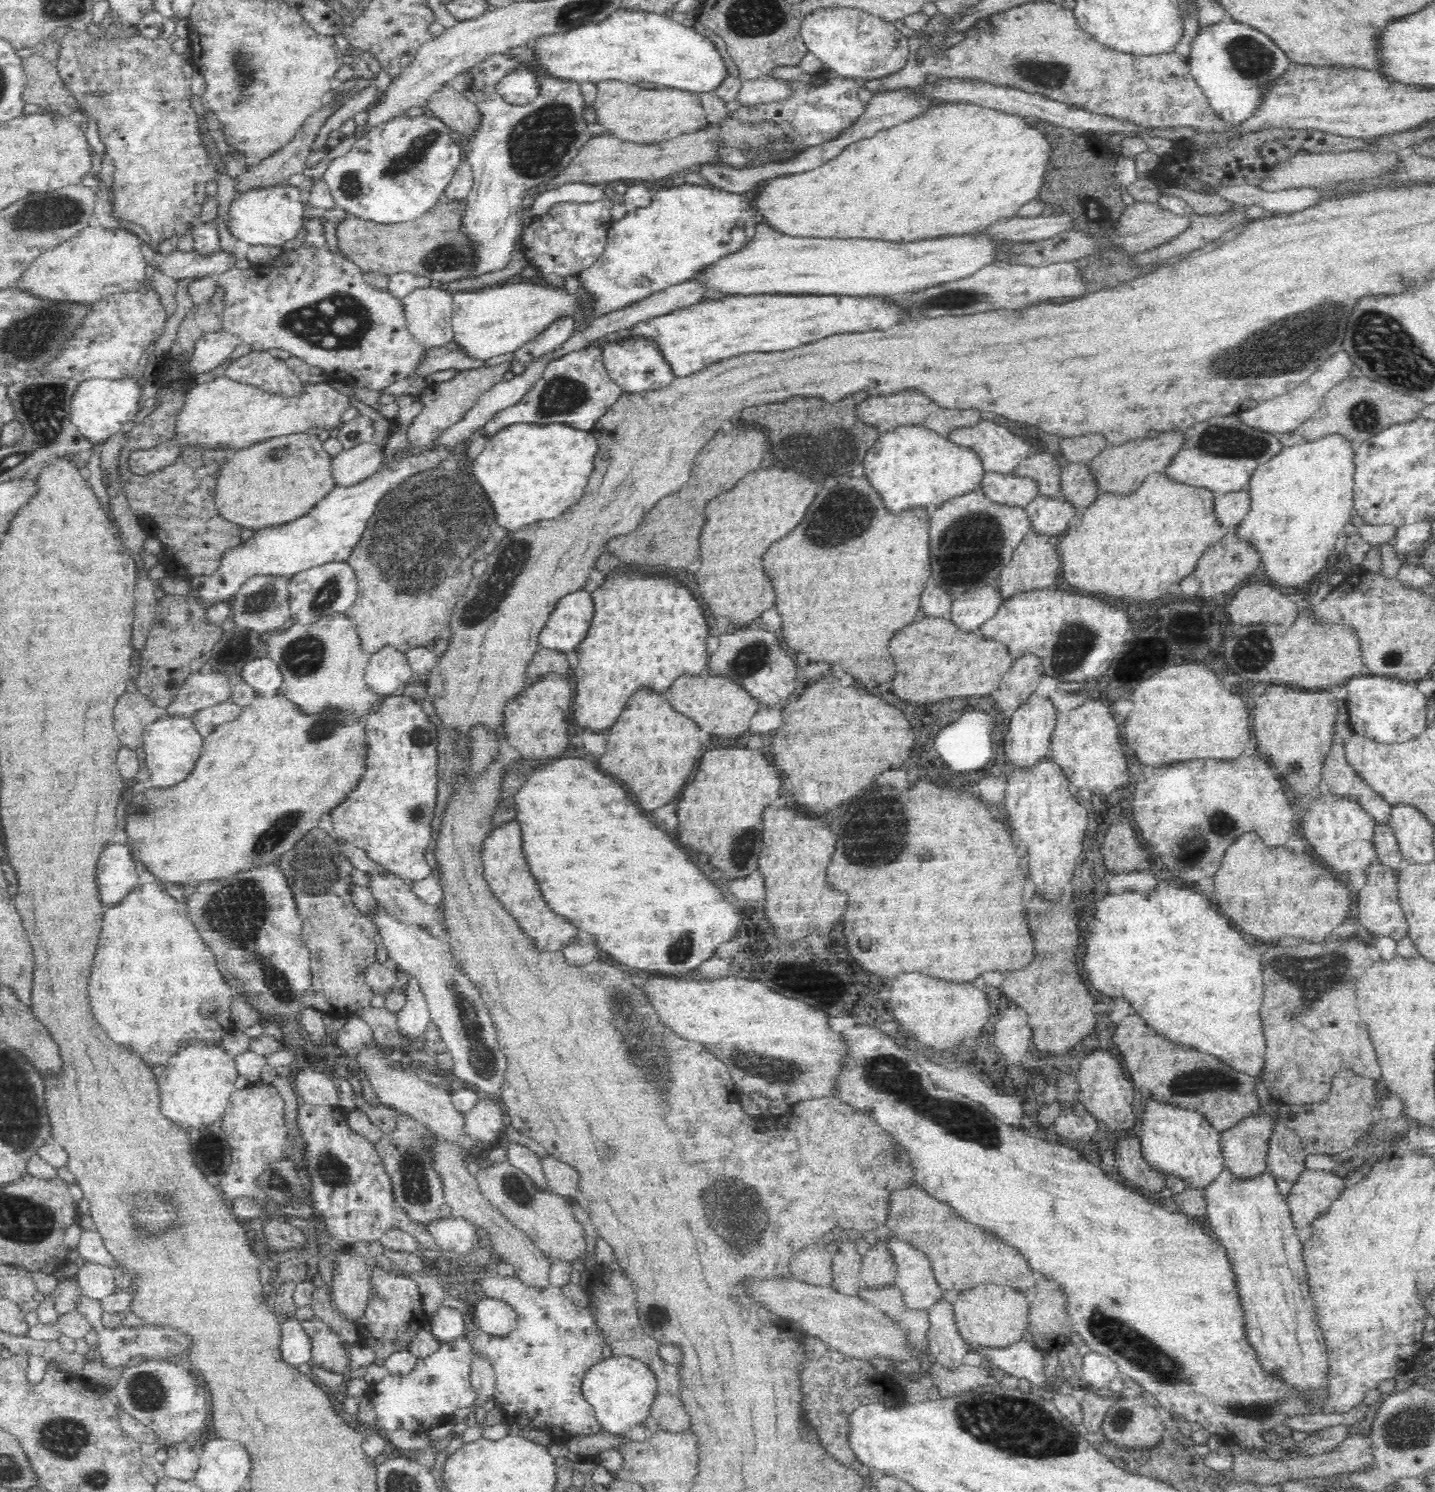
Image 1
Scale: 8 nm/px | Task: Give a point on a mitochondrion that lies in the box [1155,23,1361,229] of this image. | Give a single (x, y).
(1256, 60)

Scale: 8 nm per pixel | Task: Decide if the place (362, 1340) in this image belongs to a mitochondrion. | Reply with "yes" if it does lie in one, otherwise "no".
no

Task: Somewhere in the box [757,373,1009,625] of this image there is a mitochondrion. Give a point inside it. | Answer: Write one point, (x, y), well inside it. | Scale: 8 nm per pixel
(847, 498)

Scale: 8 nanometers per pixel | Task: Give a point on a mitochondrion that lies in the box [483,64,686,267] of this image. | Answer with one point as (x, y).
(541, 140)

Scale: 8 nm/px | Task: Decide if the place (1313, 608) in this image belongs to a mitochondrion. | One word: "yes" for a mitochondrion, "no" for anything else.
no

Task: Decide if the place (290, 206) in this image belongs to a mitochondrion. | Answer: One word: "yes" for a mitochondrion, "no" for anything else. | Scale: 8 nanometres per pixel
no

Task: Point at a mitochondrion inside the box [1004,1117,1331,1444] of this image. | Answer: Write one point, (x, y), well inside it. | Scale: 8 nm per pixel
(1113, 1332)

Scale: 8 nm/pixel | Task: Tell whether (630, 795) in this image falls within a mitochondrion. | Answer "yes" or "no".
no

